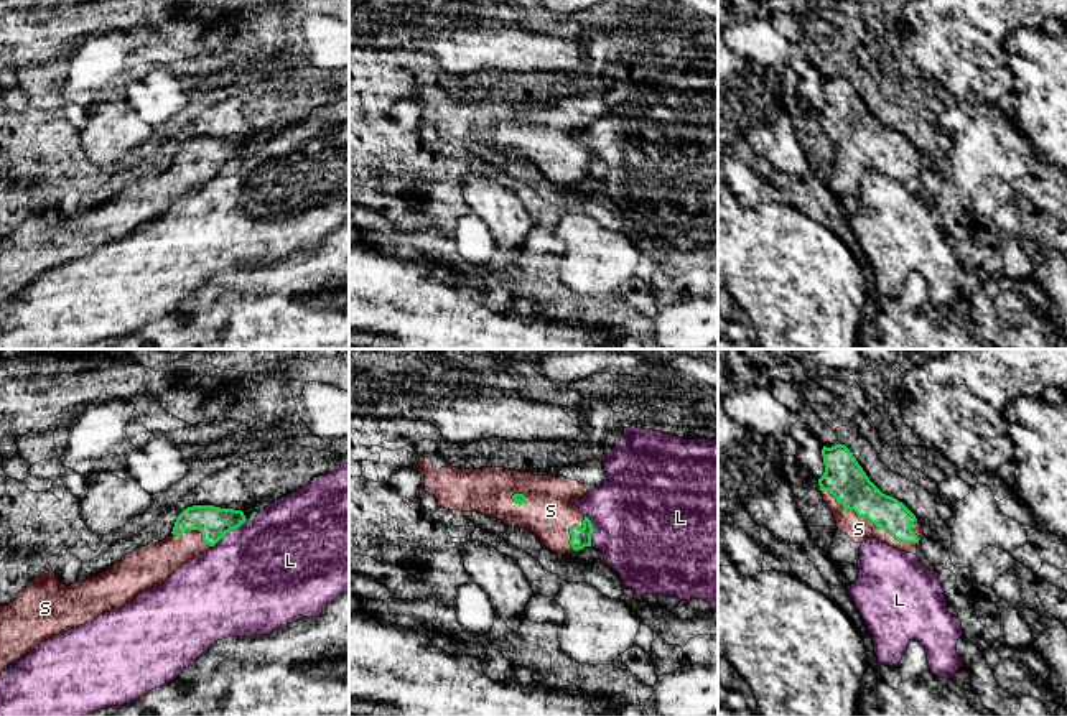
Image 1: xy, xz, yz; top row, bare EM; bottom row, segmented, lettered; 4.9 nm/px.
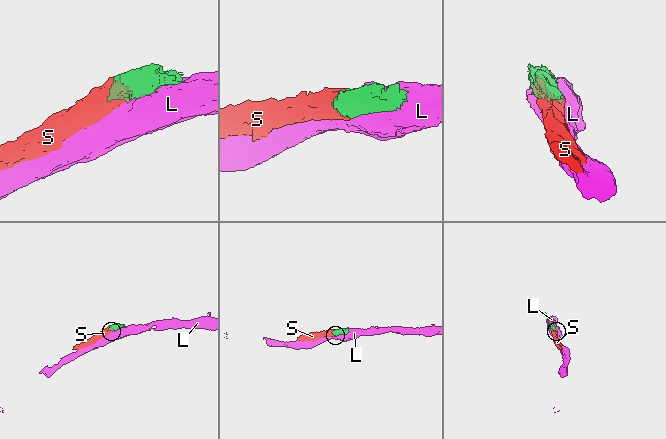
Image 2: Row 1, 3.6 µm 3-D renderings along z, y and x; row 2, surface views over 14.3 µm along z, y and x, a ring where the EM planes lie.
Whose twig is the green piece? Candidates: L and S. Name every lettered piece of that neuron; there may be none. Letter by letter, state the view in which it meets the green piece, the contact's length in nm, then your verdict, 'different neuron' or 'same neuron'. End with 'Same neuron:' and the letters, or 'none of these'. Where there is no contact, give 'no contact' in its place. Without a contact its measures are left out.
L: meets green in xy; contact 220 nm long; different neuron
S: meets green in yz; contact 550 nm long; same neuron
Same neuron: S

